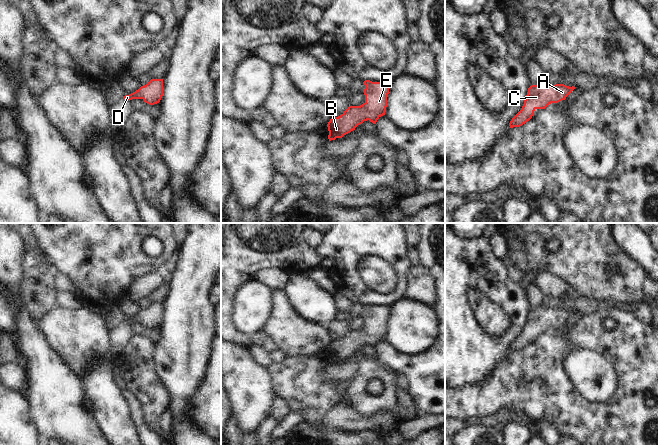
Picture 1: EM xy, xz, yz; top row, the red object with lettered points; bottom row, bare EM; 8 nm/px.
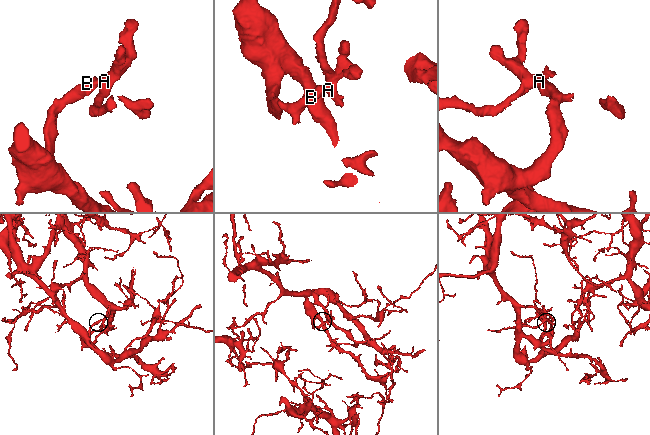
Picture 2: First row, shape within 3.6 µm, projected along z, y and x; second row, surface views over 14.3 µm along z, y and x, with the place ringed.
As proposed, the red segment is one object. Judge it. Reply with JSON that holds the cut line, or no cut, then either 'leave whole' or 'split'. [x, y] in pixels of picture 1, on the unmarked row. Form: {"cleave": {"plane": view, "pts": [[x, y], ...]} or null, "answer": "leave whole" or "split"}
{"cleave": null, "answer": "leave whole"}

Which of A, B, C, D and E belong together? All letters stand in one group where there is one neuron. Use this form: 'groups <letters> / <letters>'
groups A B C D E

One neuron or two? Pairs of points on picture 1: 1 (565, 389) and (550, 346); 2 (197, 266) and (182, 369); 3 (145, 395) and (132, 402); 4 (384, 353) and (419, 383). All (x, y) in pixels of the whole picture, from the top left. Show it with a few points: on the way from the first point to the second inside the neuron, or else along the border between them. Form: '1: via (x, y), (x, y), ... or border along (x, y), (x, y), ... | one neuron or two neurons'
1: via (554, 378), (550, 374), (550, 357) | one neuron
2: via (189, 292), (188, 328), (184, 343) | one neuron
3: border along (127, 388), (140, 404), (144, 421) | two neurons
4: via (393, 358), (411, 374) | one neuron

